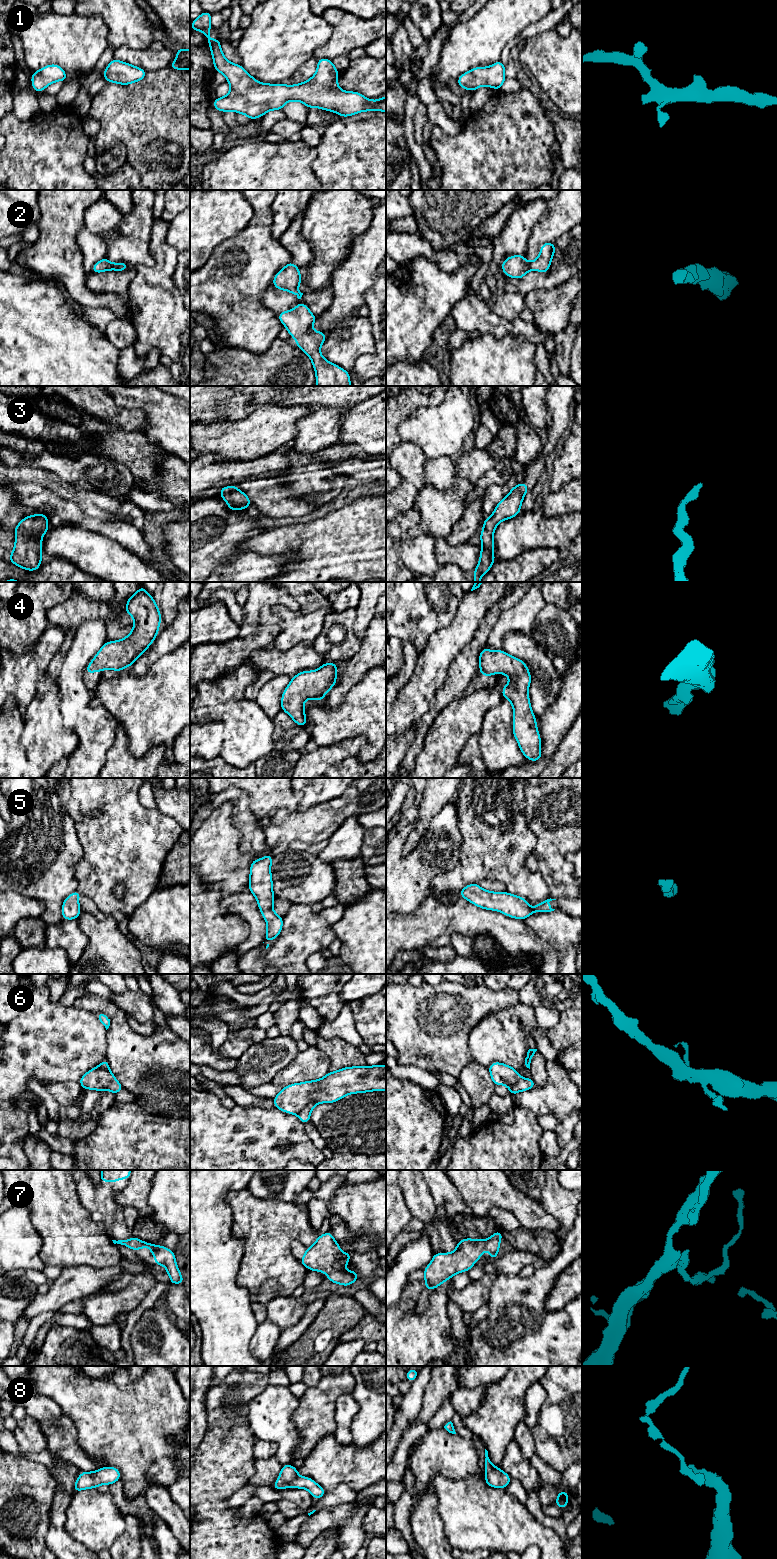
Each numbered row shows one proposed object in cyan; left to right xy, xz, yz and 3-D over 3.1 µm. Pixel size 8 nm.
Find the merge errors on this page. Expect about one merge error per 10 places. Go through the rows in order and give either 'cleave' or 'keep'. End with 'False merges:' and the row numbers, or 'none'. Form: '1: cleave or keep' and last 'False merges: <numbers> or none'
1: keep
2: keep
3: keep
4: keep
5: keep
6: cleave
7: keep
8: keep
False merges: 6

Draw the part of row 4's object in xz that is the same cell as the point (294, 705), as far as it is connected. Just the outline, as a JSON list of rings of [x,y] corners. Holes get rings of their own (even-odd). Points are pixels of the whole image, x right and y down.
[[[324,663],[314,671],[303,671],[291,678],[281,697],[282,711],[298,726],[307,726],[304,699],[324,700],[324,695],[337,683],[337,663]]]

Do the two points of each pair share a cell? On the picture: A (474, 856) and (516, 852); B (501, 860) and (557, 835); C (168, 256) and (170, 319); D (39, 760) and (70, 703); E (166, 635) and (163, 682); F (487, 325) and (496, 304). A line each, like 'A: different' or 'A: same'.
A: same
B: different
C: same
D: different
E: different
F: different

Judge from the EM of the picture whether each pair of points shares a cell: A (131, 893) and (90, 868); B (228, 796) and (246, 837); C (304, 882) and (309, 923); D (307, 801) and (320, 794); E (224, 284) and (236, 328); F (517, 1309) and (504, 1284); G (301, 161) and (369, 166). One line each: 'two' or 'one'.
A: one
B: one
C: two
D: one
E: one
F: one
G: two

